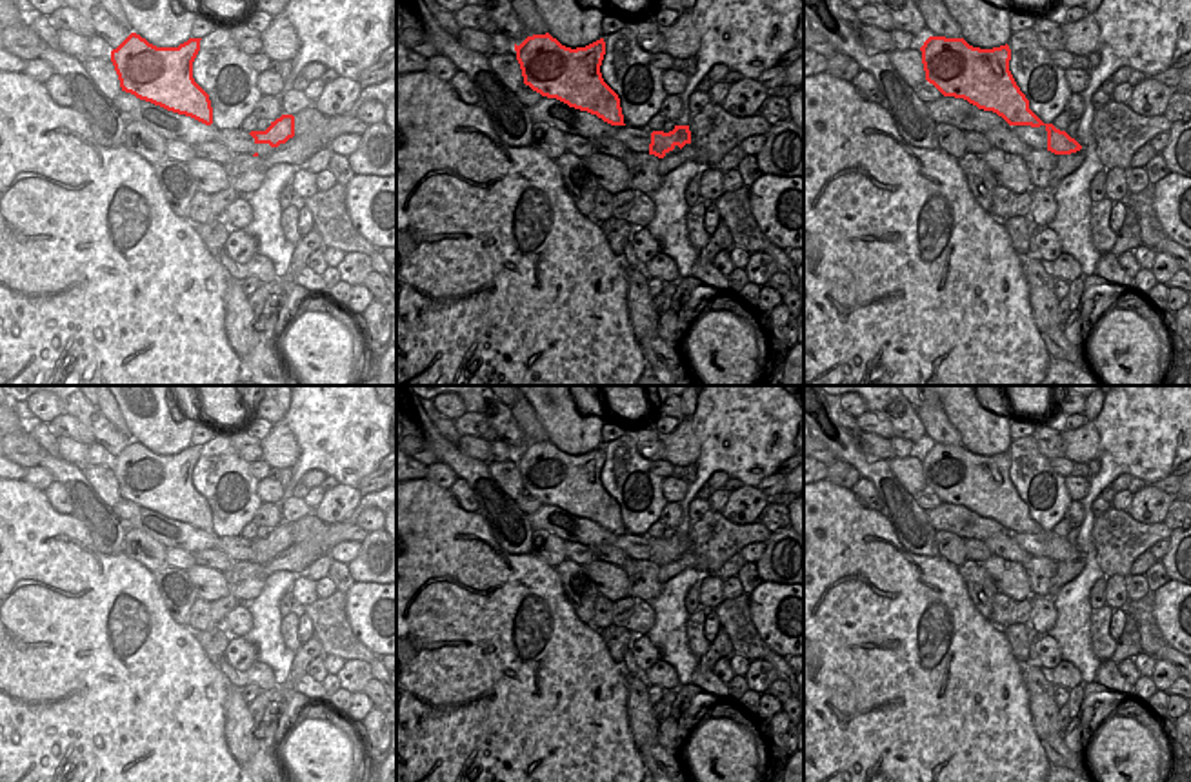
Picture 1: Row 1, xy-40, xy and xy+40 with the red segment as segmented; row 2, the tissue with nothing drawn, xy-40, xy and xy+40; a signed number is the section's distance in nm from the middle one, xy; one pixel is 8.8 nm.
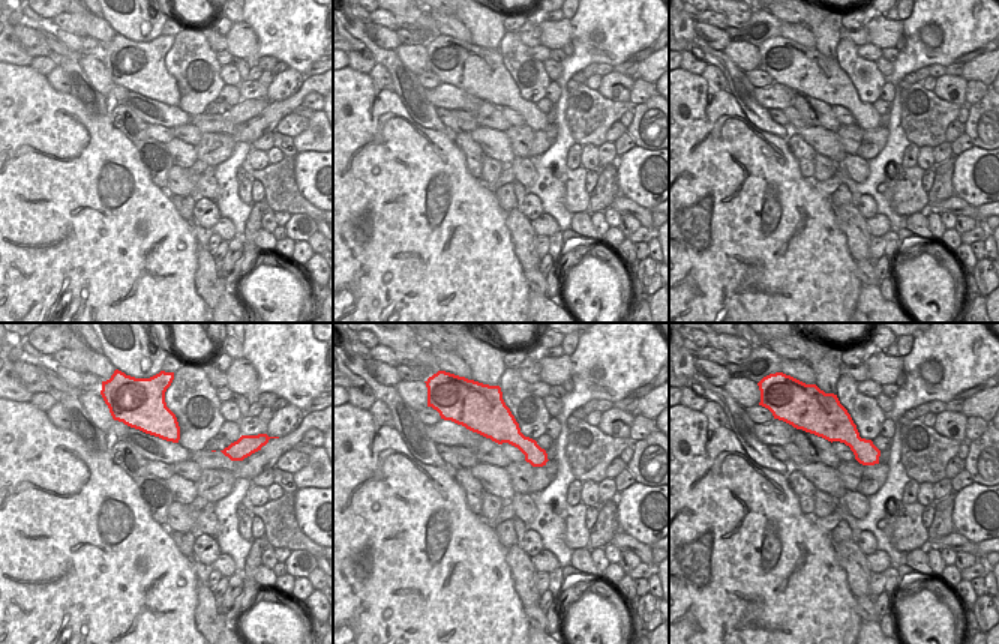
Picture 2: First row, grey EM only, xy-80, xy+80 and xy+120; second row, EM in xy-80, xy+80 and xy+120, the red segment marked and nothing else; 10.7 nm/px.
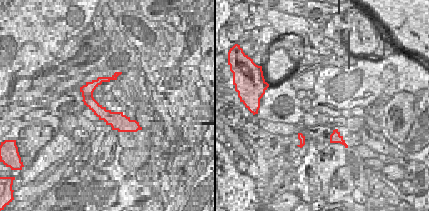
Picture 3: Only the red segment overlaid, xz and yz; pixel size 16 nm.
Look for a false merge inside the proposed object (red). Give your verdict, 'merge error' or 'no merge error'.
no merge error

